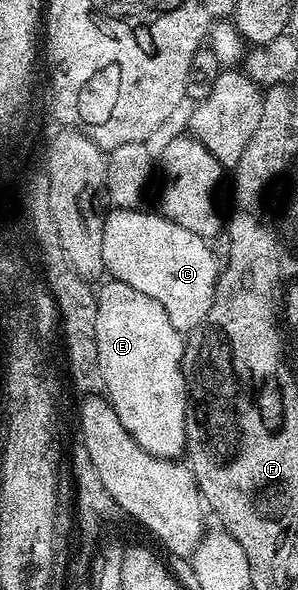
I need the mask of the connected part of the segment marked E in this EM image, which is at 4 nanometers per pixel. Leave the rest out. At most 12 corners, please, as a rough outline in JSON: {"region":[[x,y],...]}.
{"region":[[117,279],[99,288],[108,402],[146,453],[179,460],[185,336]]}

